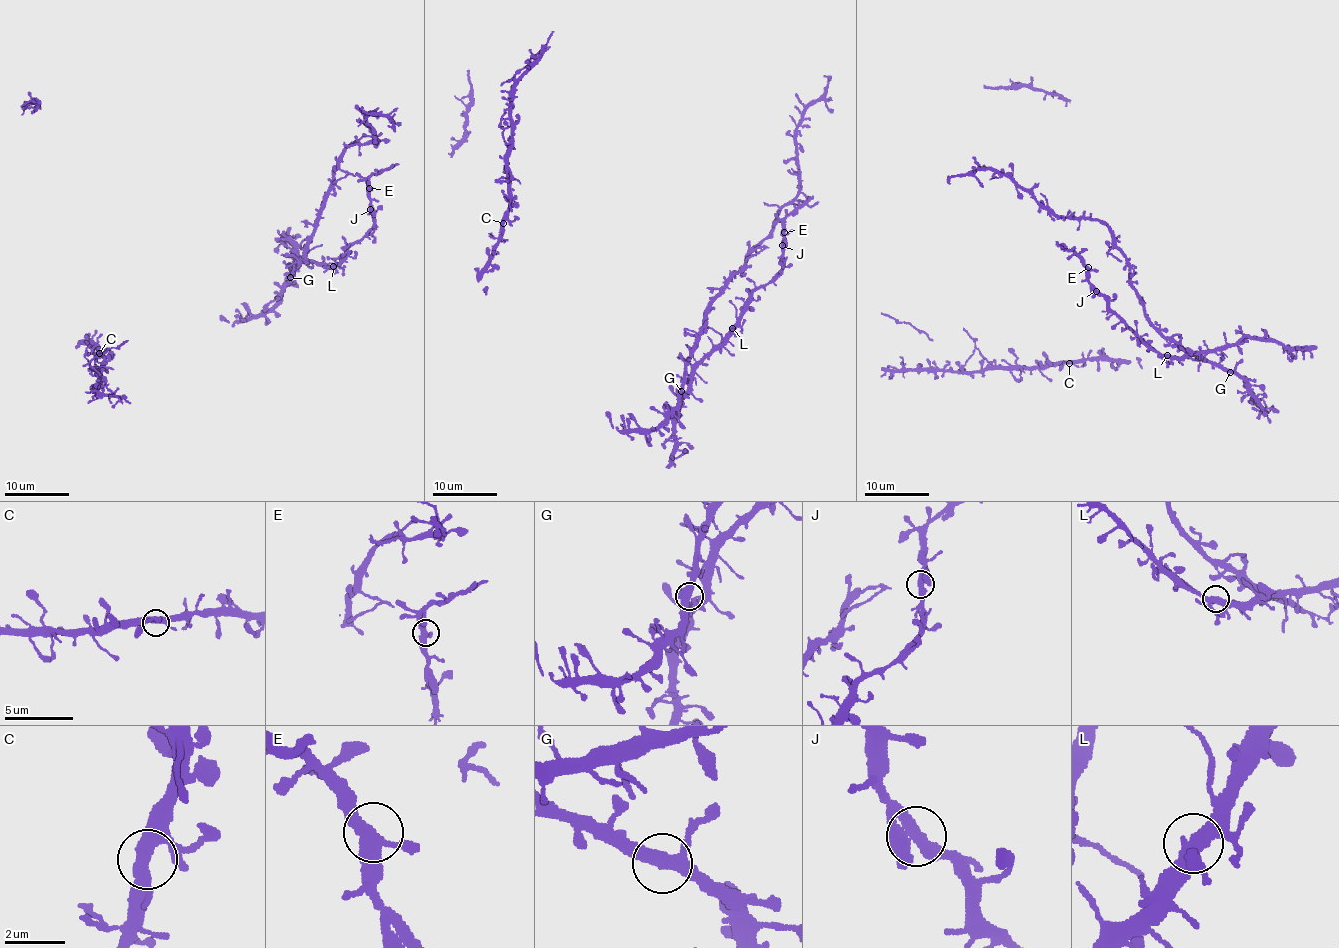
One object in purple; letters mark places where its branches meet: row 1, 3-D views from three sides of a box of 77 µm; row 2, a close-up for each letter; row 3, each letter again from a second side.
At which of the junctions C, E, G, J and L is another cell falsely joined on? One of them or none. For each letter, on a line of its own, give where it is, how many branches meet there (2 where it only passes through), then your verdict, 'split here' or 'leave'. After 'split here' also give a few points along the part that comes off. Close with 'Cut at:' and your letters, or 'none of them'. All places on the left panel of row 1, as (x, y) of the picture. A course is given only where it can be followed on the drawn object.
C: (99, 353) | 3 | leave
E: (369, 188) | 3 | leave
G: (290, 277) | 3 | leave
J: (370, 209) | 3 | leave
L: (333, 266) | 3 | leave
Cut at: none of them

